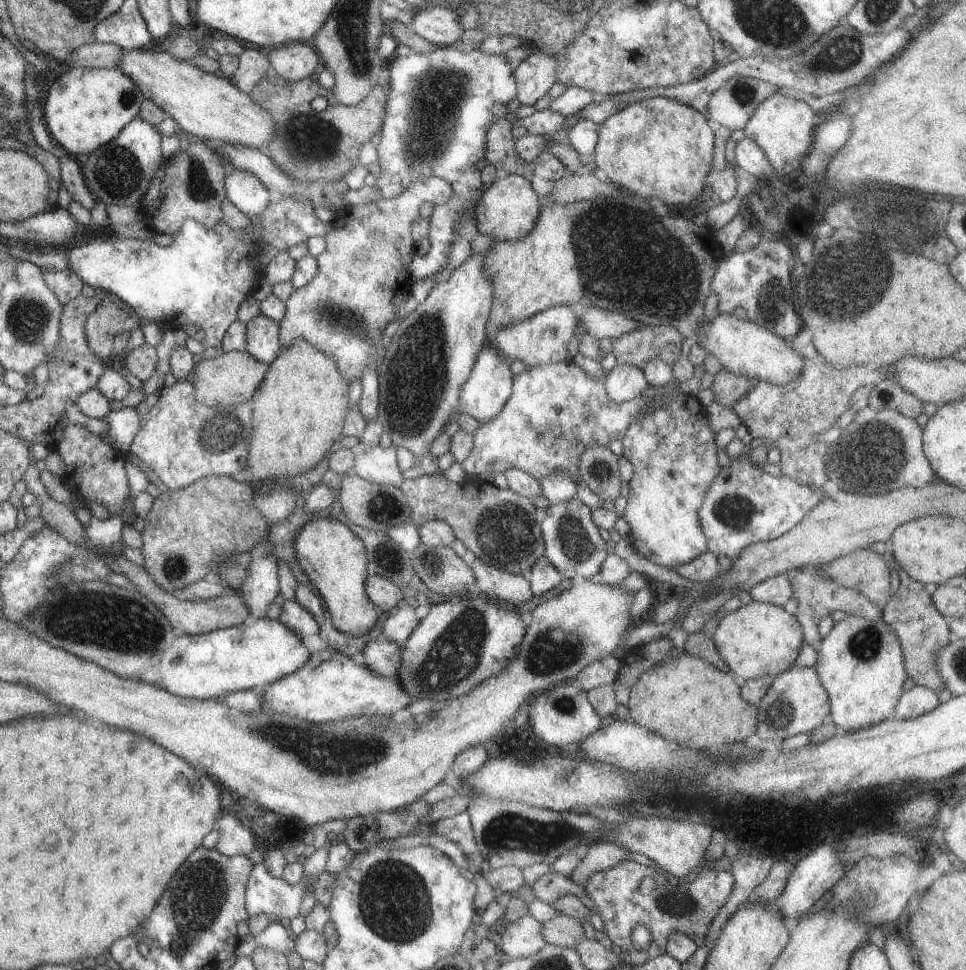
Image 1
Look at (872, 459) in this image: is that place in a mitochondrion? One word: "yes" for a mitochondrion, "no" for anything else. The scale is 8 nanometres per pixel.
yes

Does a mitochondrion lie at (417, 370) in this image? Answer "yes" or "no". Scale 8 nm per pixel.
yes

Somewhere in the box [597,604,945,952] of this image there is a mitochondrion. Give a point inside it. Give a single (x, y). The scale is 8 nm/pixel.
(673, 904)

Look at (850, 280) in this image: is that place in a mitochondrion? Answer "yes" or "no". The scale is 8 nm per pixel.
yes

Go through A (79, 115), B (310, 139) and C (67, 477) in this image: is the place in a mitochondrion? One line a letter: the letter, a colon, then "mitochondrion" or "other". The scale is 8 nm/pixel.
A: other
B: mitochondrion
C: other

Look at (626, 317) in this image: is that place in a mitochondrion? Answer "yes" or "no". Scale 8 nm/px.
no

